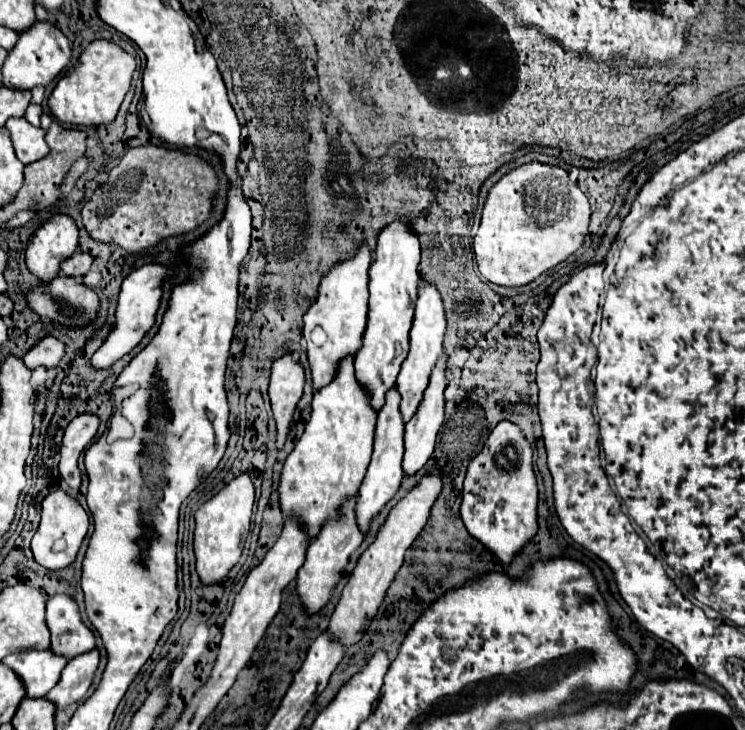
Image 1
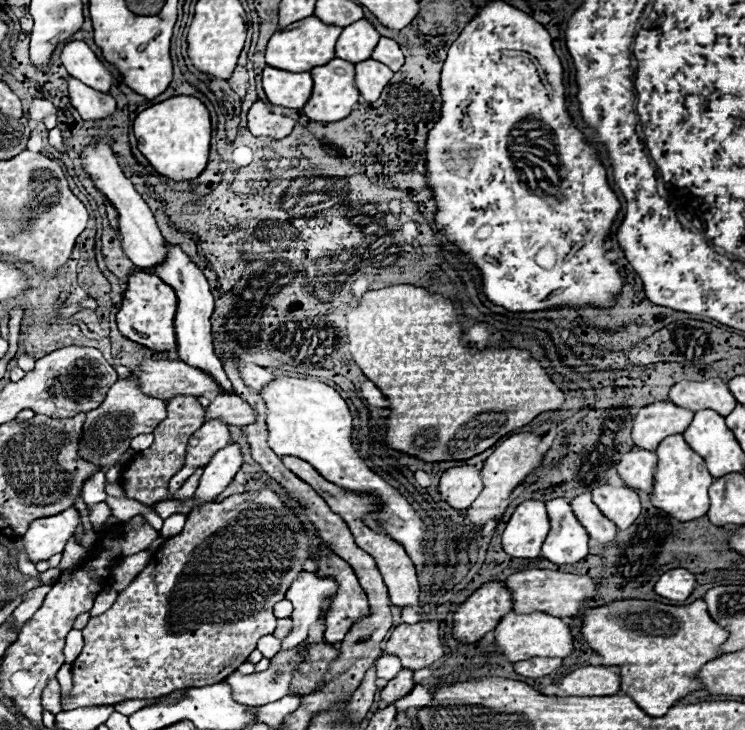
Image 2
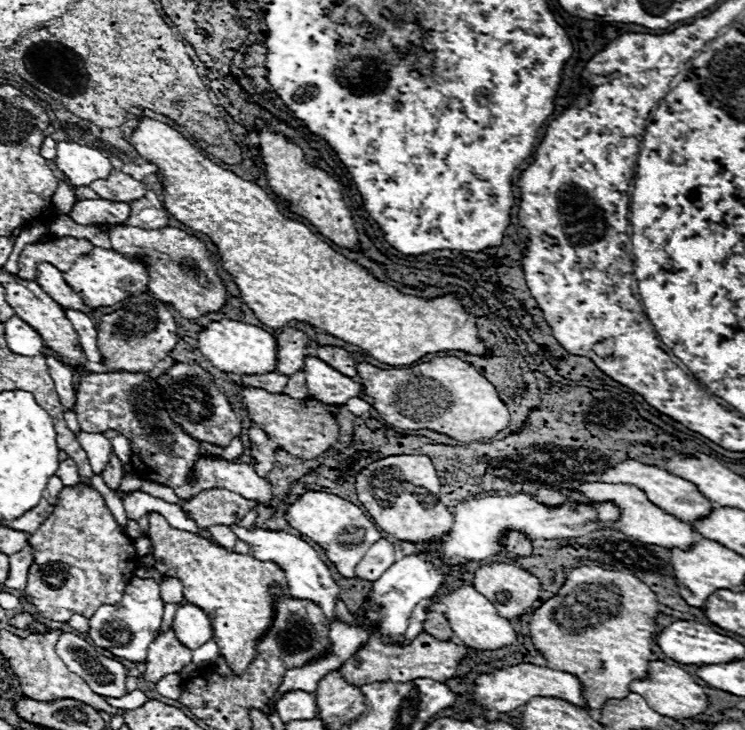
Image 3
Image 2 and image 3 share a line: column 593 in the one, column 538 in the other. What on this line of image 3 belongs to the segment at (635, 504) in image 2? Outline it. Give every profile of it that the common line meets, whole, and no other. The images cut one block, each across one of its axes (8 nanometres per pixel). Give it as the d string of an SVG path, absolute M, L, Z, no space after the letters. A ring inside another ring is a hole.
M536 490L536 492L532 492L538 500L542 500L544 504L552 504L552 506L556 506L556 504L560 504L564 498L558 494L558 490Z

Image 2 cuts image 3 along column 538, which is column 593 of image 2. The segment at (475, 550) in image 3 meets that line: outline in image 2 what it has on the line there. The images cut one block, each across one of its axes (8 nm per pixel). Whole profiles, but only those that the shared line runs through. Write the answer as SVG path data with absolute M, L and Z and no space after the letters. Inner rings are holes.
M590 492L574 496L570 500L570 506L572 506L578 522L590 534L590 538L598 540L600 544L608 544L610 540L614 540L618 530L614 528L614 524L610 520L606 520L606 516L602 516L602 512L598 512L598 506L590 500Z

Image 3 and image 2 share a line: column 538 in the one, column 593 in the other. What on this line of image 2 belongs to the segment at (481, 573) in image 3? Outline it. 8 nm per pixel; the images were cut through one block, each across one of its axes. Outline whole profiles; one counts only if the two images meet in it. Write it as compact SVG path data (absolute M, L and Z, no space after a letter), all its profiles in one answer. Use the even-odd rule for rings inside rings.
M522 570L504 580L504 586L512 594L512 612L516 614L532 614L532 612L544 612L558 618L576 616L578 610L584 608L584 602L590 600L596 592L594 580L588 576L576 576L560 570Z

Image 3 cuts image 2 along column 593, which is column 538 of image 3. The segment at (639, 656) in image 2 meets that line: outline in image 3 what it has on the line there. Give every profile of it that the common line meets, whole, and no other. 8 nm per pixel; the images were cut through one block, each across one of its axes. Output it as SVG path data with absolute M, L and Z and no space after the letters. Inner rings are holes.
M580 566L570 570L564 586L556 596L546 600L532 612L530 638L534 646L548 660L548 666L564 670L582 680L584 696L590 710L600 710L608 698L626 698L630 694L630 682L646 676L652 662L652 646L656 638L656 616L660 614L660 602L656 594L636 576L604 570L600 566Z

